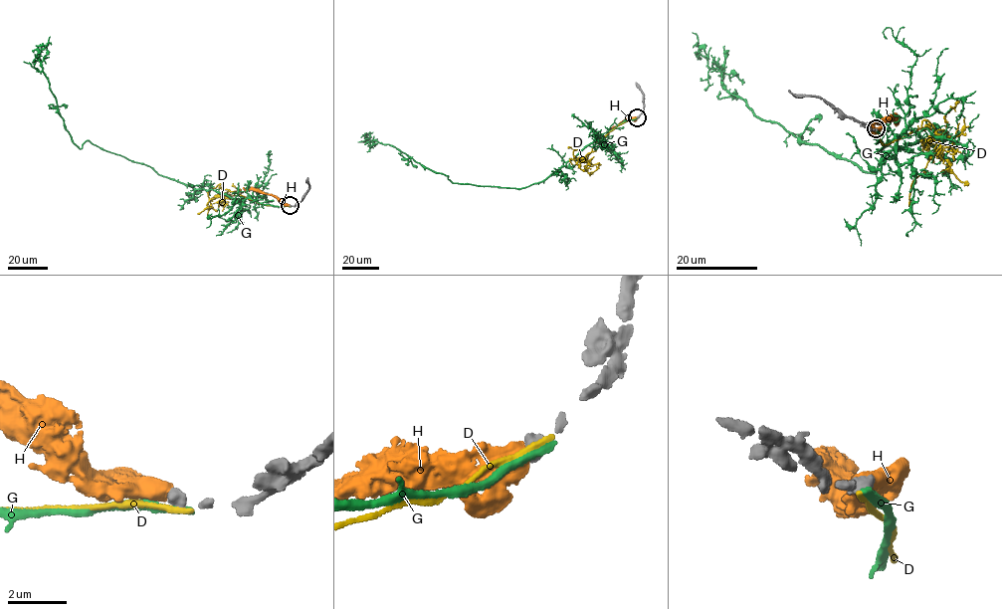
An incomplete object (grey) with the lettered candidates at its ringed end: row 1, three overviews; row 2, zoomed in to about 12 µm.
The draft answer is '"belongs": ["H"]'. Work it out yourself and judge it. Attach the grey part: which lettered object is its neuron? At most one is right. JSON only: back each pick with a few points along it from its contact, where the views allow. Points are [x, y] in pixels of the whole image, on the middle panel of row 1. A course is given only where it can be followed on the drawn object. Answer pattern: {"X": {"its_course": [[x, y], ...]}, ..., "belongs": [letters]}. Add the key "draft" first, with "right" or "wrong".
{"draft": "right", "H": {"its_course": [[637, 117], [628, 117], [595, 143]]}, "belongs": ["H"]}

